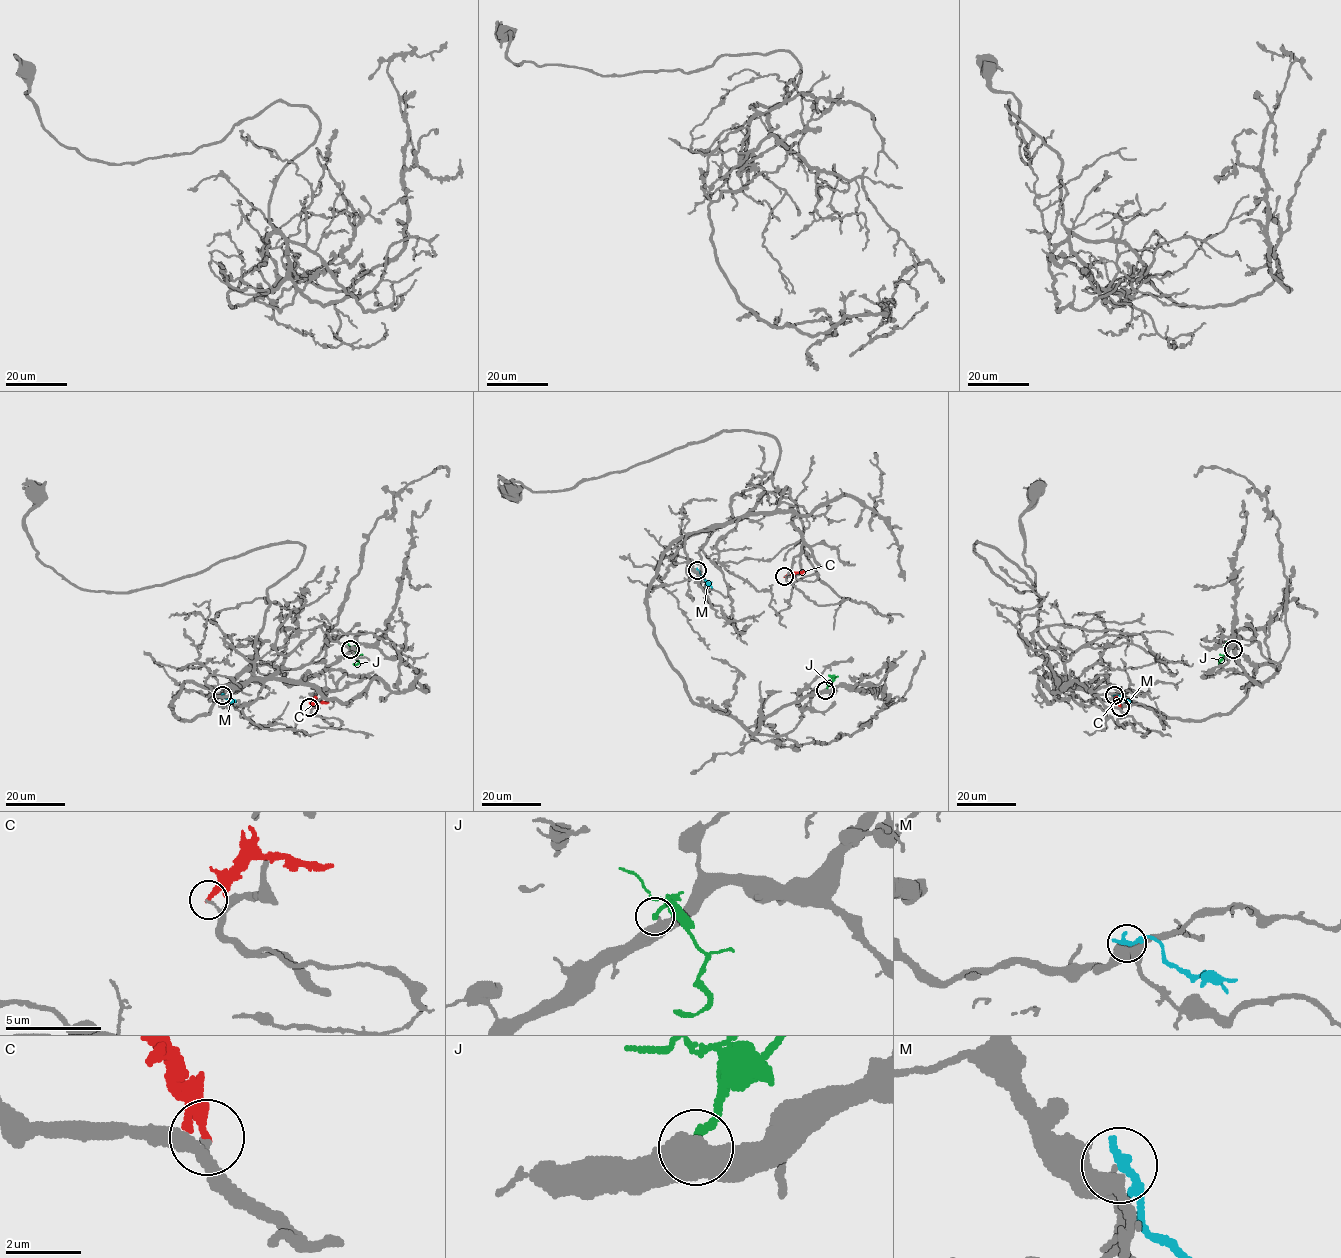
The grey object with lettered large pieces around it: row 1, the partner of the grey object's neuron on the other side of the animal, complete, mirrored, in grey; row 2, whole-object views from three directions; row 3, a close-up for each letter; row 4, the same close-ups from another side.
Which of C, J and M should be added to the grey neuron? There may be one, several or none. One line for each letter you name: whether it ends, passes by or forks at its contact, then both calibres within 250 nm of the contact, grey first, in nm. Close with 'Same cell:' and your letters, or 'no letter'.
Same cell: no letter

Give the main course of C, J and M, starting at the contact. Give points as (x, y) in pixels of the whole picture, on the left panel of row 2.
C: (309, 708), (316, 701), (328, 702)
J: (350, 649), (352, 647), (358, 656), (358, 662), (353, 664)
M: (221, 695), (236, 701)

